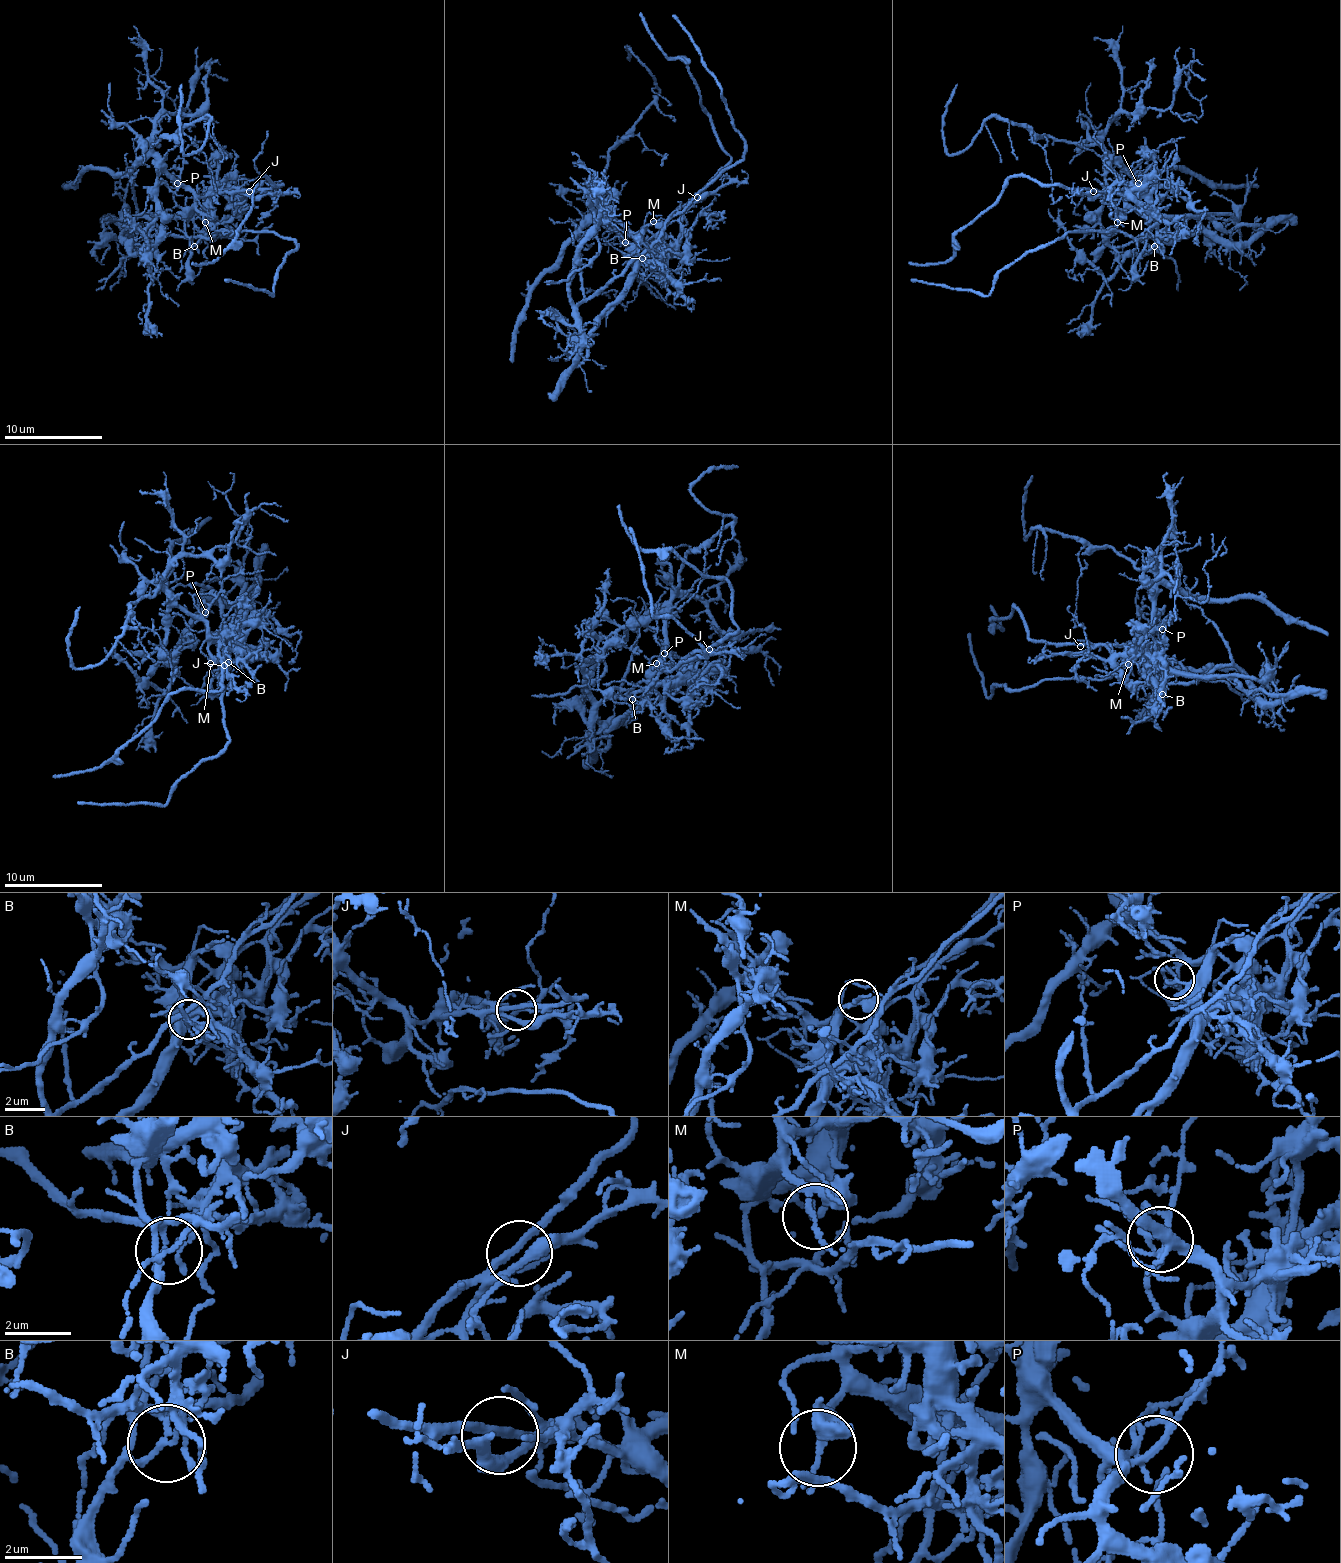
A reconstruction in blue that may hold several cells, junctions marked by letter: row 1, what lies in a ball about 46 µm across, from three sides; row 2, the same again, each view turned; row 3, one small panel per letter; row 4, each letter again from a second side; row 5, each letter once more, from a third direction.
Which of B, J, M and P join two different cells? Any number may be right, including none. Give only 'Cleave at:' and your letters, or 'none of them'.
Cleave at: B, M

